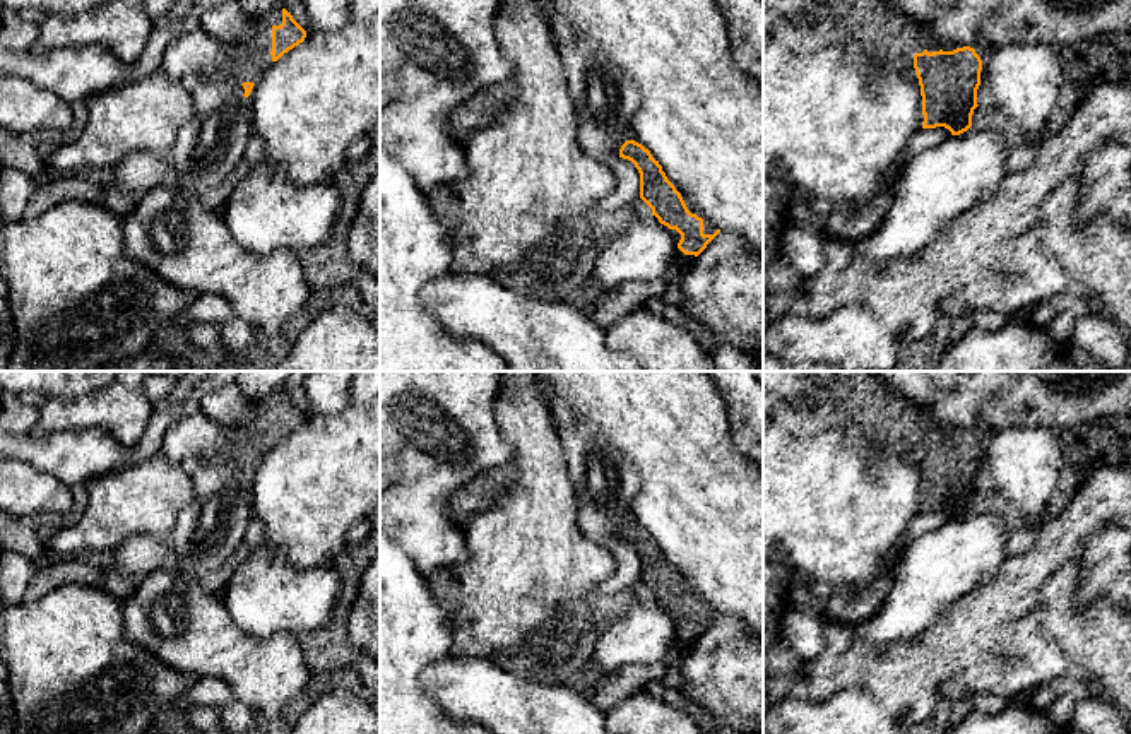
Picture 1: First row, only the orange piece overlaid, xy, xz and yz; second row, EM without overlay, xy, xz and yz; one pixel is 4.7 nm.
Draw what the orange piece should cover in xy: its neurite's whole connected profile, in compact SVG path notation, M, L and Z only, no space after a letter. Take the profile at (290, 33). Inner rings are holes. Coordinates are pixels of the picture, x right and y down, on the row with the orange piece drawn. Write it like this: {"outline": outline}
{"outline": "M282 9L282 24L272 24L272 14L262 15L253 24L253 34L267 39L267 55L234 55L234 63L243 68L245 98L250 96L257 79L284 53L305 41L306 31Z"}

